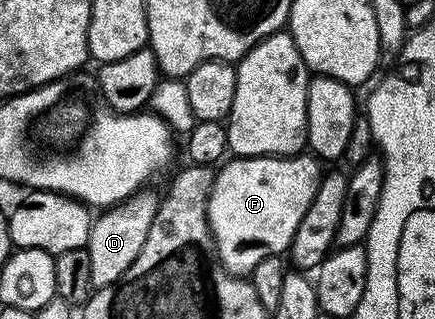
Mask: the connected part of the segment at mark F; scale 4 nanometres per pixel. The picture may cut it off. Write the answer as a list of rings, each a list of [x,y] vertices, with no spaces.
[[[311,155],[235,157],[216,172],[207,218],[215,250],[229,272],[249,275],[261,259],[288,252],[294,232],[318,189],[321,178],[318,164]]]

